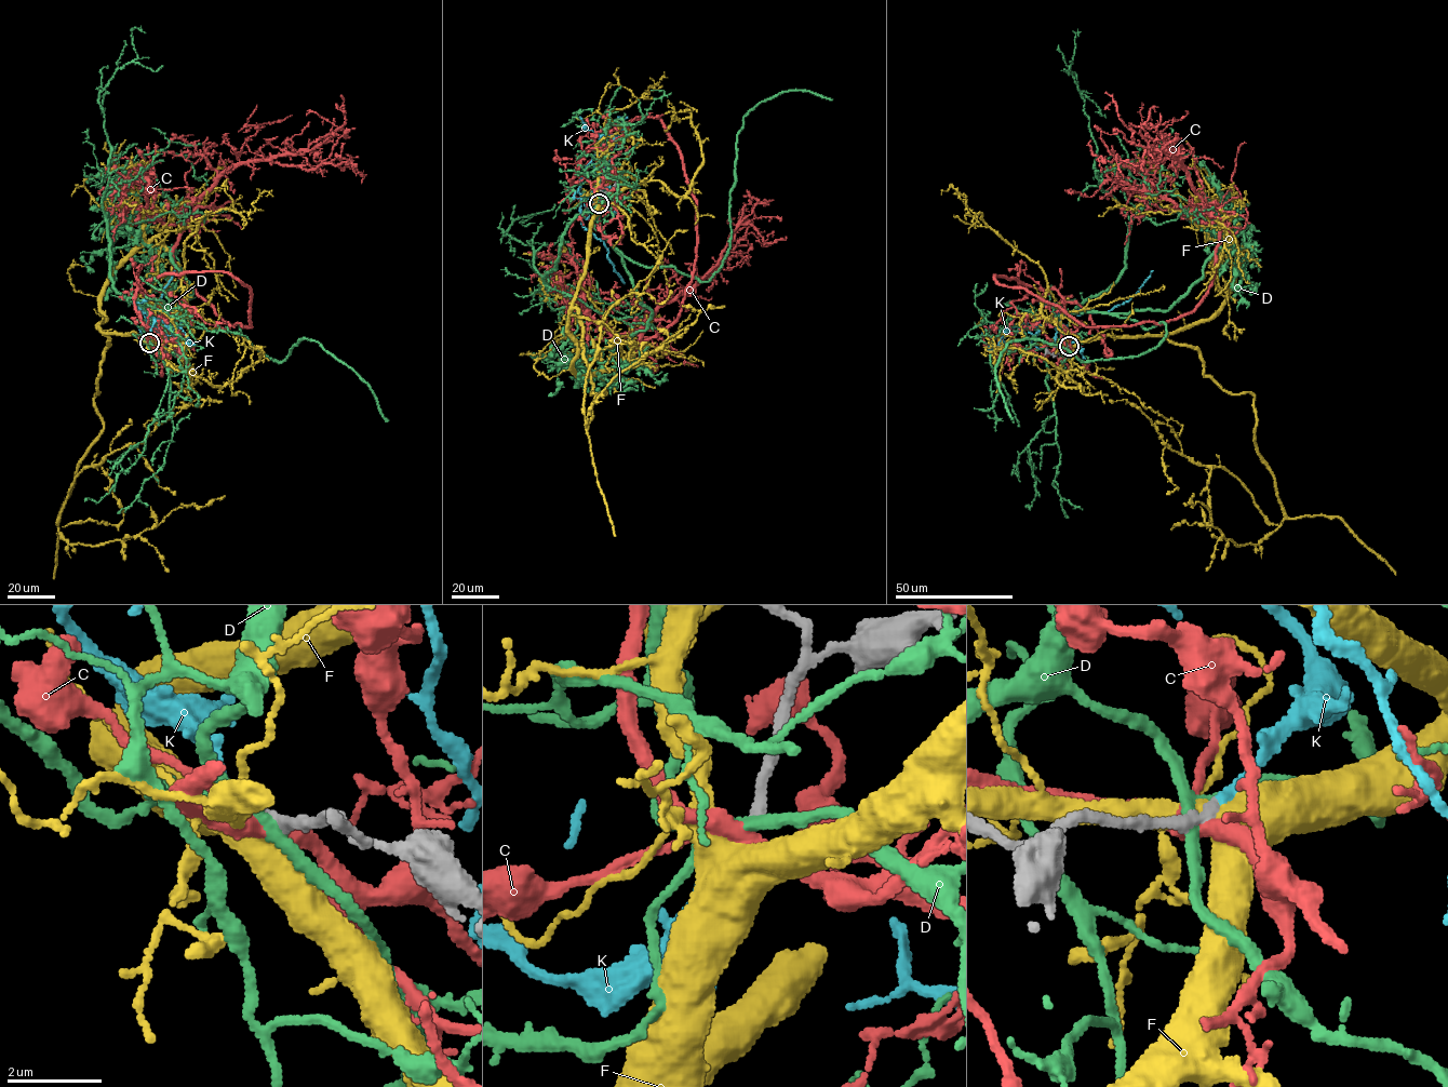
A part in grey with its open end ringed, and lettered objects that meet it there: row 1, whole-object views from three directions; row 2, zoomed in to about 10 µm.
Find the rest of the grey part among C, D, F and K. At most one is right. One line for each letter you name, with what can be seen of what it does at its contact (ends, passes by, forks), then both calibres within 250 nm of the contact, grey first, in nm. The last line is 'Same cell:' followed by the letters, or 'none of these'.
K: it ends; calibres 200 and 220 nm
Same cell: K

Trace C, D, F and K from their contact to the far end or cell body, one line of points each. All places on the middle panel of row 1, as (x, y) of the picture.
C: (600, 202), (571, 184), (578, 163), (657, 117), (696, 200), (696, 260), (679, 318), (637, 351), (749, 212)
D: (600, 201), (592, 192), (601, 233), (625, 256), (707, 281), (729, 246), (742, 117), (791, 90), (831, 99)
F: (600, 202), (573, 306), (591, 394), (606, 393), (587, 427), (584, 385), (604, 317), (687, 230)
K: (599, 203), (590, 210), (589, 199), (580, 196), (581, 225), (602, 240), (613, 269), (625, 282)

